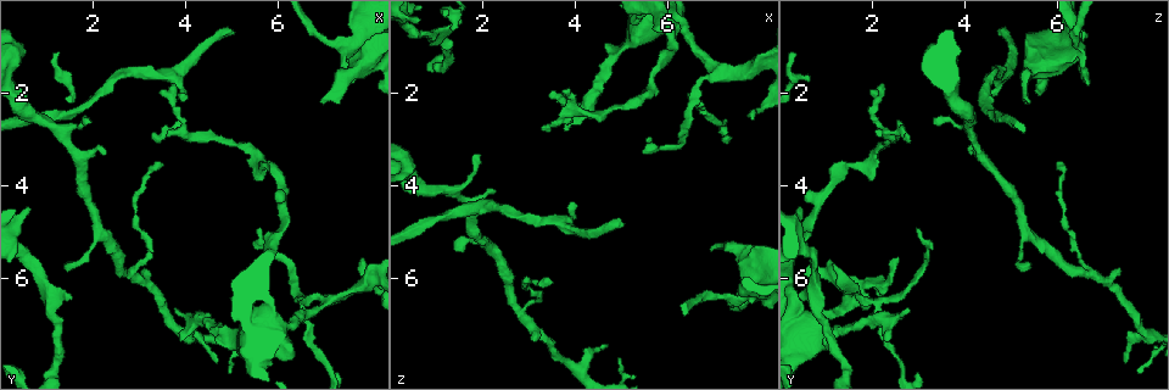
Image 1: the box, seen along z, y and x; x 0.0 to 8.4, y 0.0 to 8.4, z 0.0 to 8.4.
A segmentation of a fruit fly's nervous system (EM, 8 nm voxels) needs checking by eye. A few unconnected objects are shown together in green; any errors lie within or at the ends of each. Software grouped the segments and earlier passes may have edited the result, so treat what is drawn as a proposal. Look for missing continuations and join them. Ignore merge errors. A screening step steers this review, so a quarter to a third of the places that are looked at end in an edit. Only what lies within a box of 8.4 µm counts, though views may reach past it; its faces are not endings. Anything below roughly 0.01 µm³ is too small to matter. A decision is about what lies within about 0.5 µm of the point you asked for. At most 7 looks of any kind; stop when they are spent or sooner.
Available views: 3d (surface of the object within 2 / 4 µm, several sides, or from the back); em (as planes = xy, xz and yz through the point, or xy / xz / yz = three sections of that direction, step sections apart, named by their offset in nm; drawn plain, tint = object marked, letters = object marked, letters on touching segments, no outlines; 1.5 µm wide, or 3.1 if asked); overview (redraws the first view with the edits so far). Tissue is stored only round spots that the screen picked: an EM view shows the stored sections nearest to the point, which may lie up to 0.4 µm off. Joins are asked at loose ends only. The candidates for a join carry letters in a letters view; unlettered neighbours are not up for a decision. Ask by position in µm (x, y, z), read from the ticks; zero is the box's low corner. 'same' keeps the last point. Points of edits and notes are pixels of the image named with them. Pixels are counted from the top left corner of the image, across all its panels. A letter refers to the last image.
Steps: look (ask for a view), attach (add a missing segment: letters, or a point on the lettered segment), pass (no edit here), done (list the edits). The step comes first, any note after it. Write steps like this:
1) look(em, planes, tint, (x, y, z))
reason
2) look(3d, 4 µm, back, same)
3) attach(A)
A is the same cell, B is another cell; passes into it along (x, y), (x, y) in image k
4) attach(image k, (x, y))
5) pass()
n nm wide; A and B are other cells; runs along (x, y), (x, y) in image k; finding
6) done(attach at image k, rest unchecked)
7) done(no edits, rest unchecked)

look(3d, 2 µm, (6.95, 2.20, 5.40))
free end

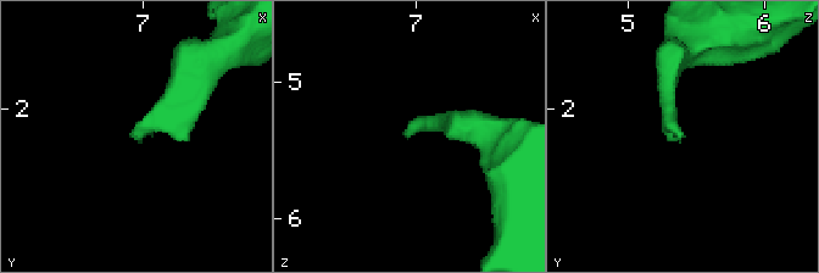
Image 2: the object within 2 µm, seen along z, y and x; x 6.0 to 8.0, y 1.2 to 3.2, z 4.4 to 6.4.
look(em, yz, step 4, tint, (6.92, 2.20, 5.40))
need the tissue

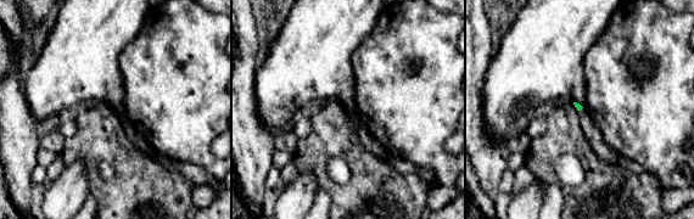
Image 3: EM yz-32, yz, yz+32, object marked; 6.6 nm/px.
look(em, planes, letters, same)
another direction

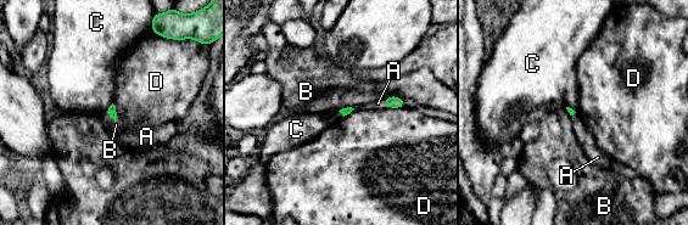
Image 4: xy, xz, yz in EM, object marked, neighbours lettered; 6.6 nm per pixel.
attach(A)
B touches over 140 nm; A is the same cell, B, C and D are other cells; the neuron continues

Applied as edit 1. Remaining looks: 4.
look(em, planes, plain, (5.60, 4.95, 2.95))
branch stops here

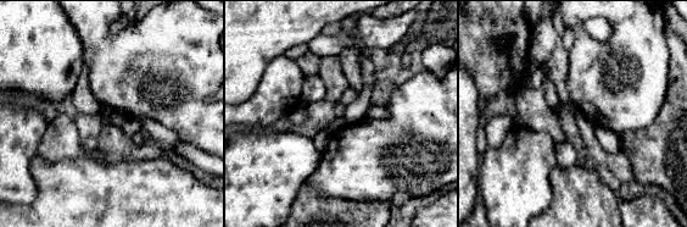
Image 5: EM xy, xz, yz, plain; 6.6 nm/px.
look(em, planes, letters, same)

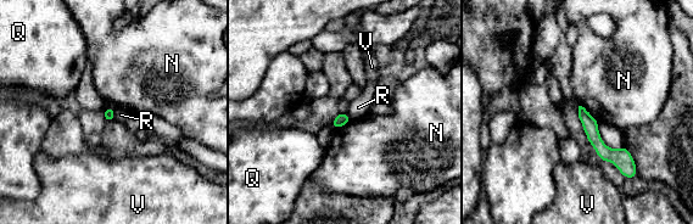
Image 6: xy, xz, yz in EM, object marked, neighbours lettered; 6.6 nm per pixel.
pass()
N, Q, R and V are other cells; border along (112, 108), (116, 118) in image 6; no lettered segment goes on from it

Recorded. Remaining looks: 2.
look(em, planes, letters, (2.30, 3.30, 4.15))
an open end

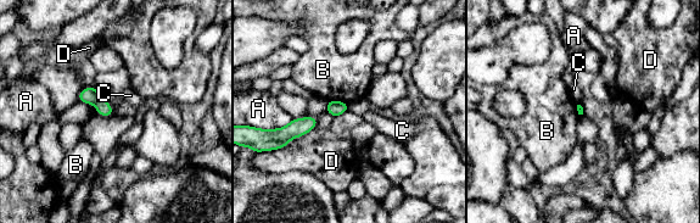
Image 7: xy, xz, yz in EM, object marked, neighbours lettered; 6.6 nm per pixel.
pass()
A touches over 190 nm; A, B, C and D are other cells; border along (328, 100), (341, 100), (348, 105) in image 7; none of them fits

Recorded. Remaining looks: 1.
done(attach at image 4, rest unchecked)

